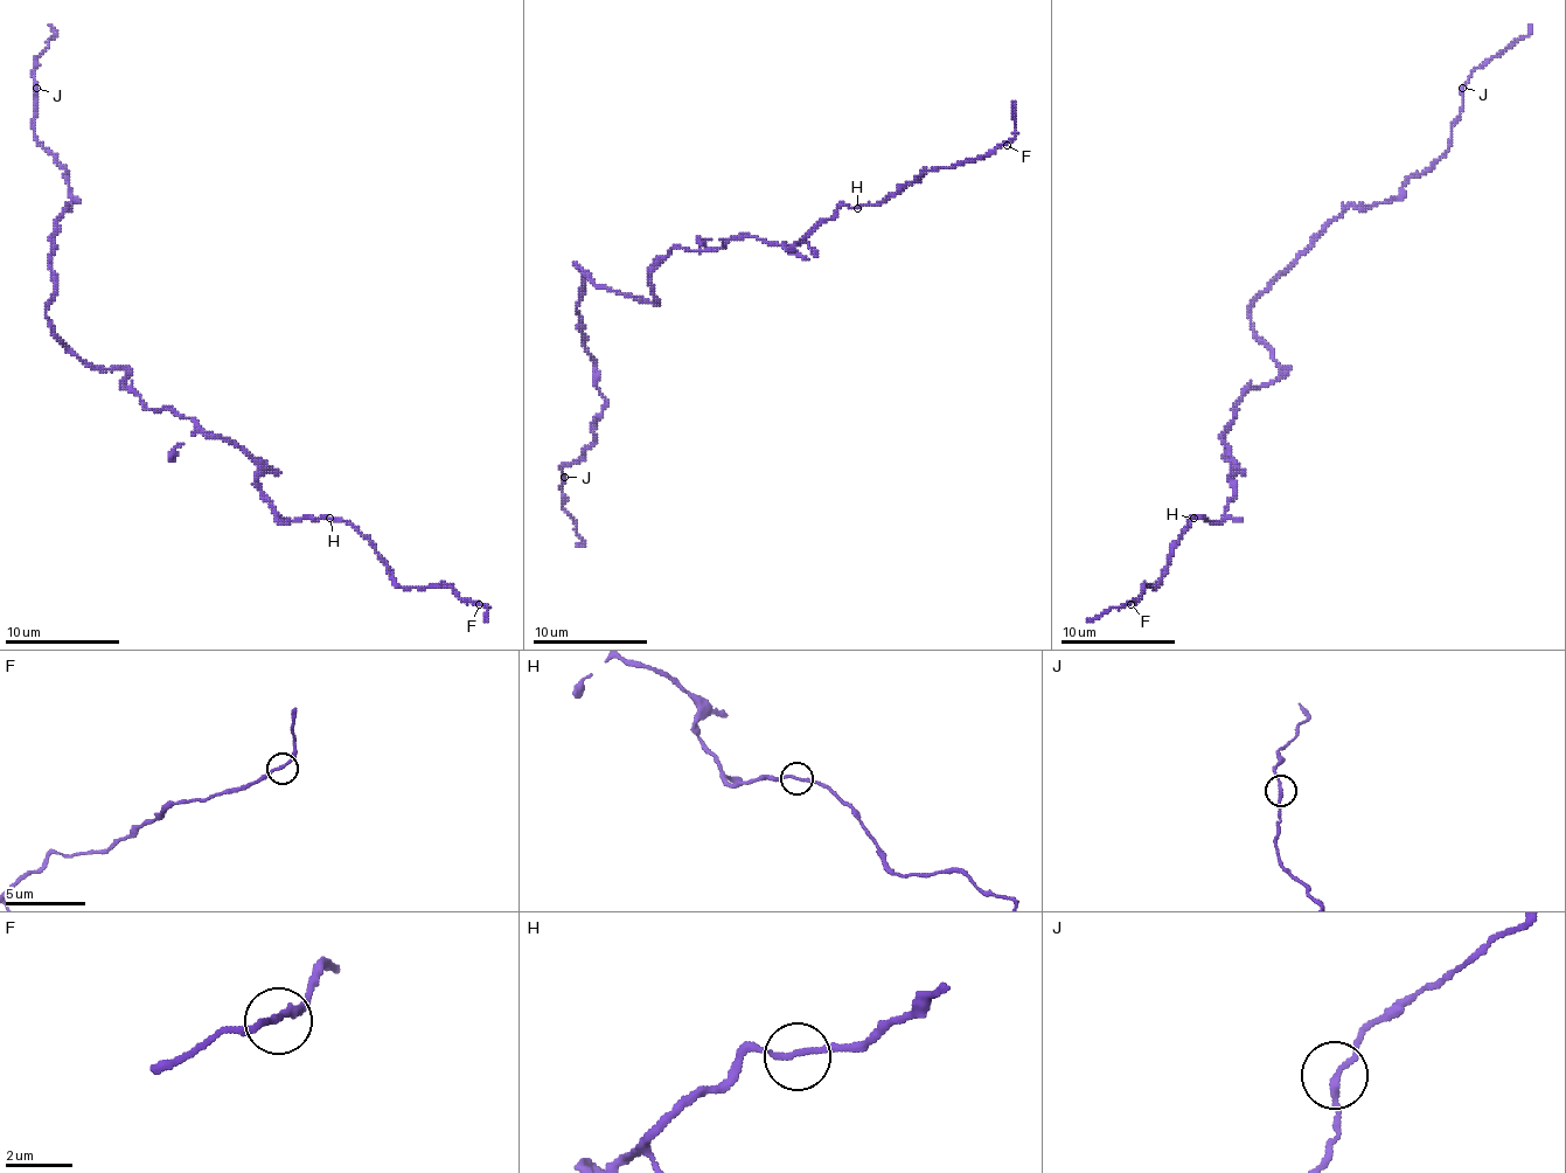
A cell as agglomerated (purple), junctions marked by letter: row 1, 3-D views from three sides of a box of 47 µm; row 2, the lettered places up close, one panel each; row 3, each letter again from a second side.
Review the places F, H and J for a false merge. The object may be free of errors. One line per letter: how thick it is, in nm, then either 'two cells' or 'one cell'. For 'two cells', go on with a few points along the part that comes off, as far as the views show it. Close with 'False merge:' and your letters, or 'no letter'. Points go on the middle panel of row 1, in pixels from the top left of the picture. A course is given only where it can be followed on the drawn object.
F: 180 nm thick; one cell
H: 170 nm thick; one cell
J: 170 nm thick; one cell
False merge: no letter

